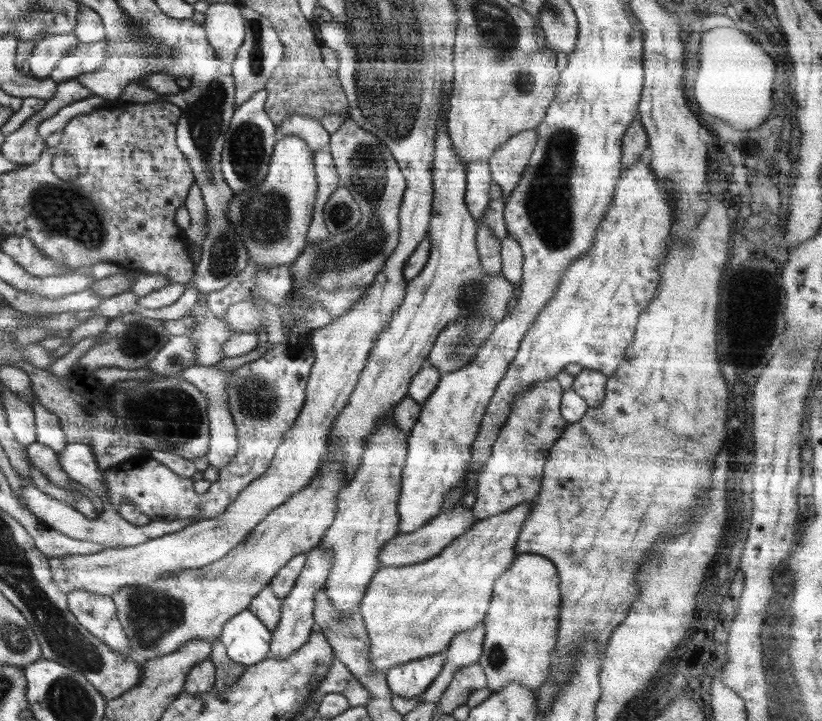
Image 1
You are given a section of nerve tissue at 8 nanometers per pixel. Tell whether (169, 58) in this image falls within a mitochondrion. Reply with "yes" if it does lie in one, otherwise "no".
no

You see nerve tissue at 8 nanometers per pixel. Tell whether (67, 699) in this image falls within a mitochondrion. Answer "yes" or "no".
yes

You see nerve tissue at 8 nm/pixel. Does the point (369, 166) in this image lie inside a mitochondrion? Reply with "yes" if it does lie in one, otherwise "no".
yes

